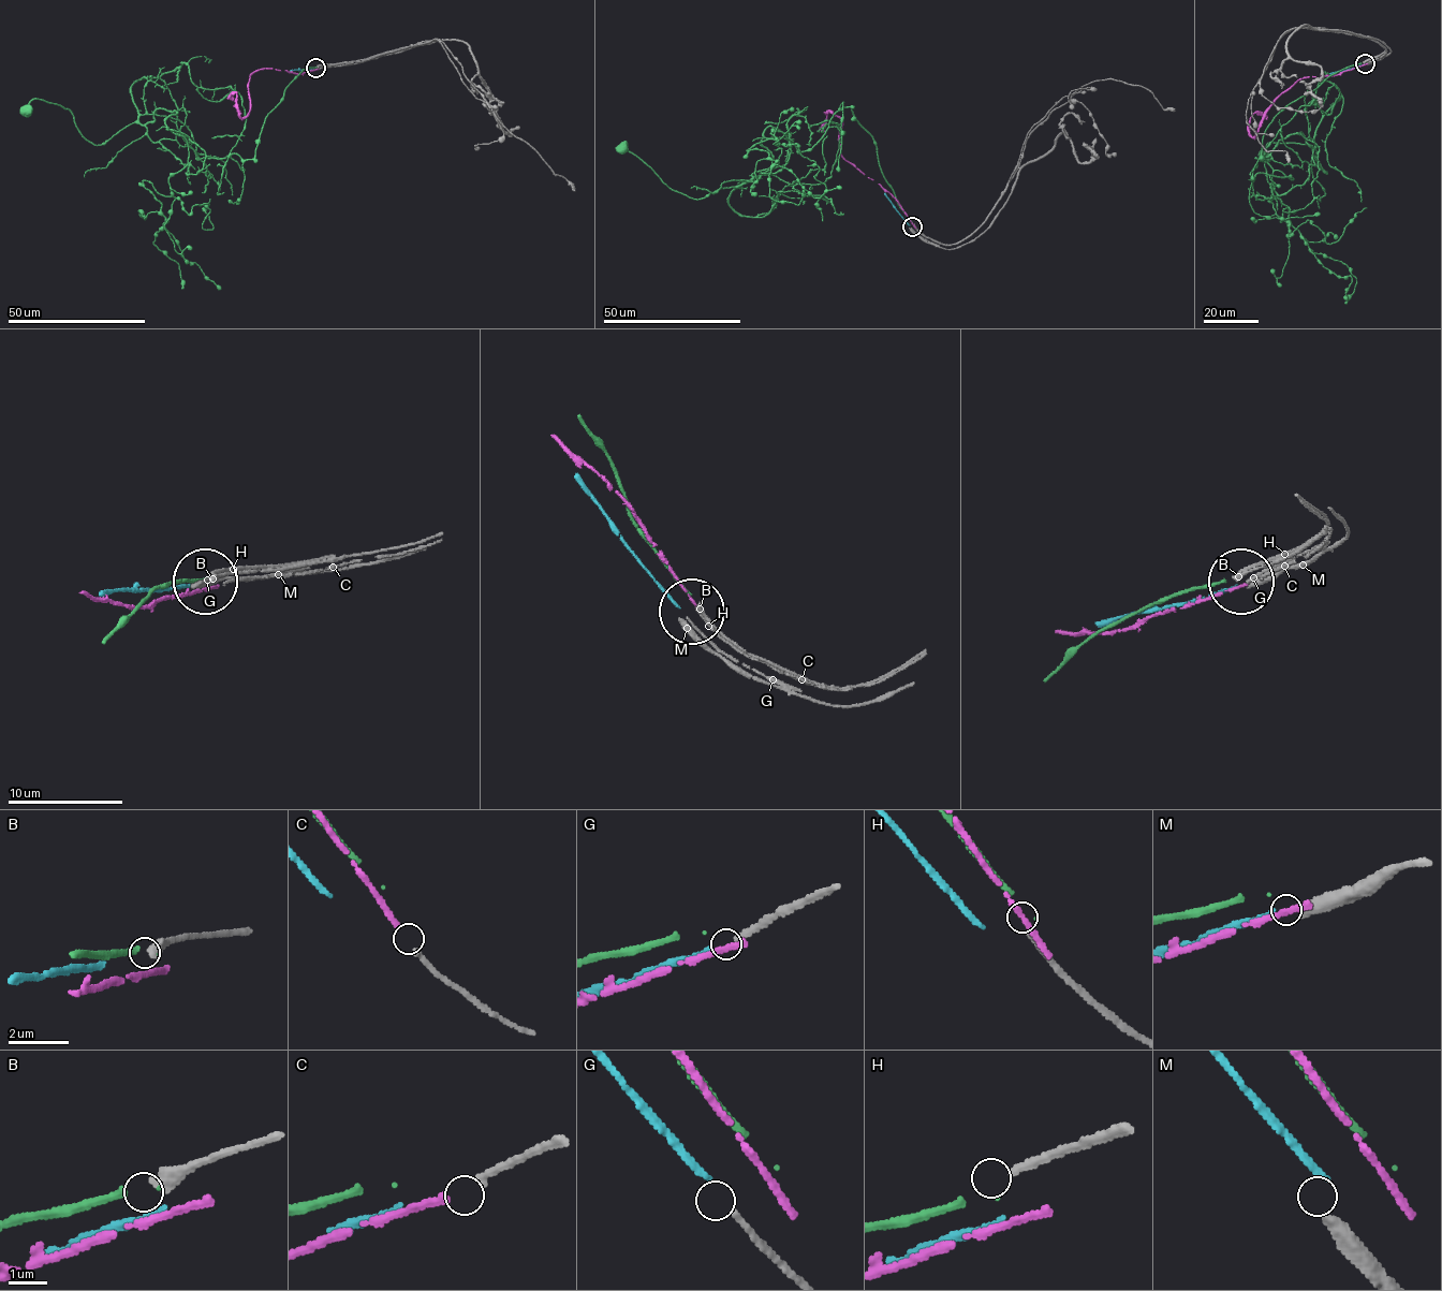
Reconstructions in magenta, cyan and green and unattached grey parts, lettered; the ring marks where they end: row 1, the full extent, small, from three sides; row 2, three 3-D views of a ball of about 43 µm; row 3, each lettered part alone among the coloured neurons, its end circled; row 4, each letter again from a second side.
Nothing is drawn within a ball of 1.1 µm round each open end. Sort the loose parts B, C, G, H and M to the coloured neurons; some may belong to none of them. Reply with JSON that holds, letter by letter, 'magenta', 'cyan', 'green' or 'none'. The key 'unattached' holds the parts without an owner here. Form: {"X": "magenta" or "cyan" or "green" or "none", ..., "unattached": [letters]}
{"B": "green", "C": "magenta", "G": "cyan", "H": "none", "M": "none", "unattached": ["H", "M"]}

